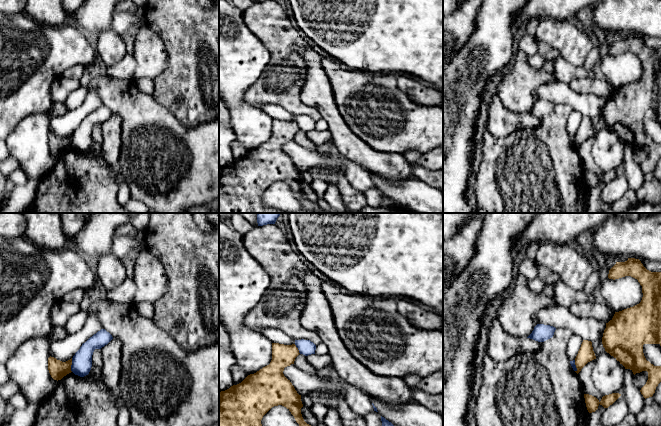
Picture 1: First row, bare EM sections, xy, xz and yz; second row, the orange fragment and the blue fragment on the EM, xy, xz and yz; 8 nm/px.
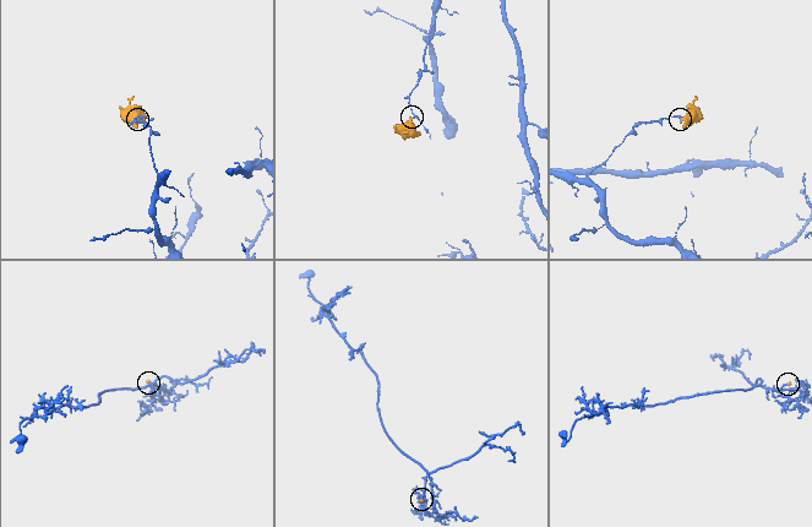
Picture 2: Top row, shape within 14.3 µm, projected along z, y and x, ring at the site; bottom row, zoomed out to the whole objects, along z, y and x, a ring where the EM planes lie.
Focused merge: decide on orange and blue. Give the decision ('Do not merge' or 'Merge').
Do not merge

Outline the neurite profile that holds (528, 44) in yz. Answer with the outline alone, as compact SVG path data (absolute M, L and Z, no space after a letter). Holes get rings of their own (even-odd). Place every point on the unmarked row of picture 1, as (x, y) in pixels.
M525 34L520 39L516 40L516 46L527 56L538 54L538 41L535 36Z

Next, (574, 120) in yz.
M573 110L573 112L570 114L566 122L567 131L570 137L575 136L582 118L583 115L576 110Z

